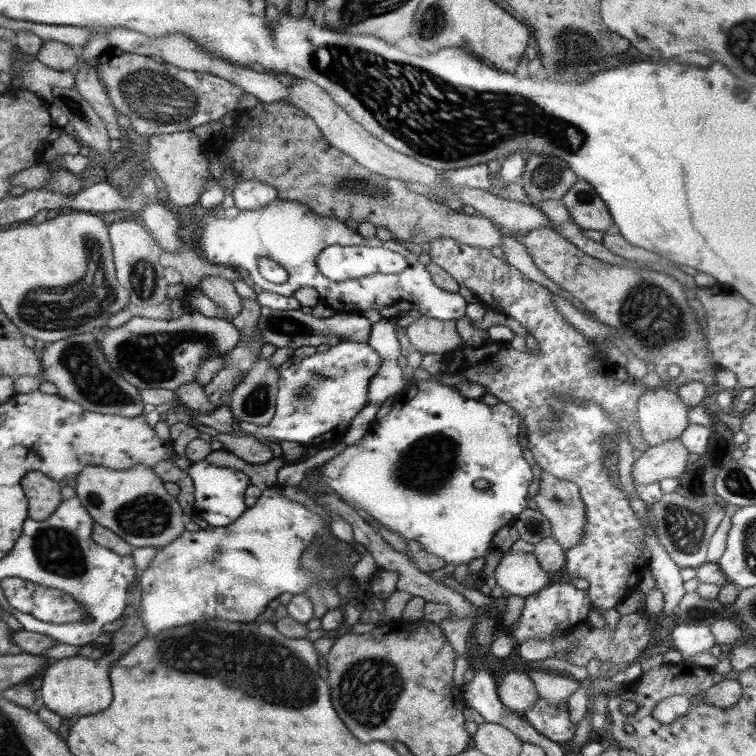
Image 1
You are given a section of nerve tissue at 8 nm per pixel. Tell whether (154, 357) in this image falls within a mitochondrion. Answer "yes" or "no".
yes

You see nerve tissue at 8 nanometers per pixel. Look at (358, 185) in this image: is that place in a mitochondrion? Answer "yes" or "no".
yes

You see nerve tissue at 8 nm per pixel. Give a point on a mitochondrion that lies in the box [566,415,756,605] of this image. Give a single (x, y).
(685, 528)

